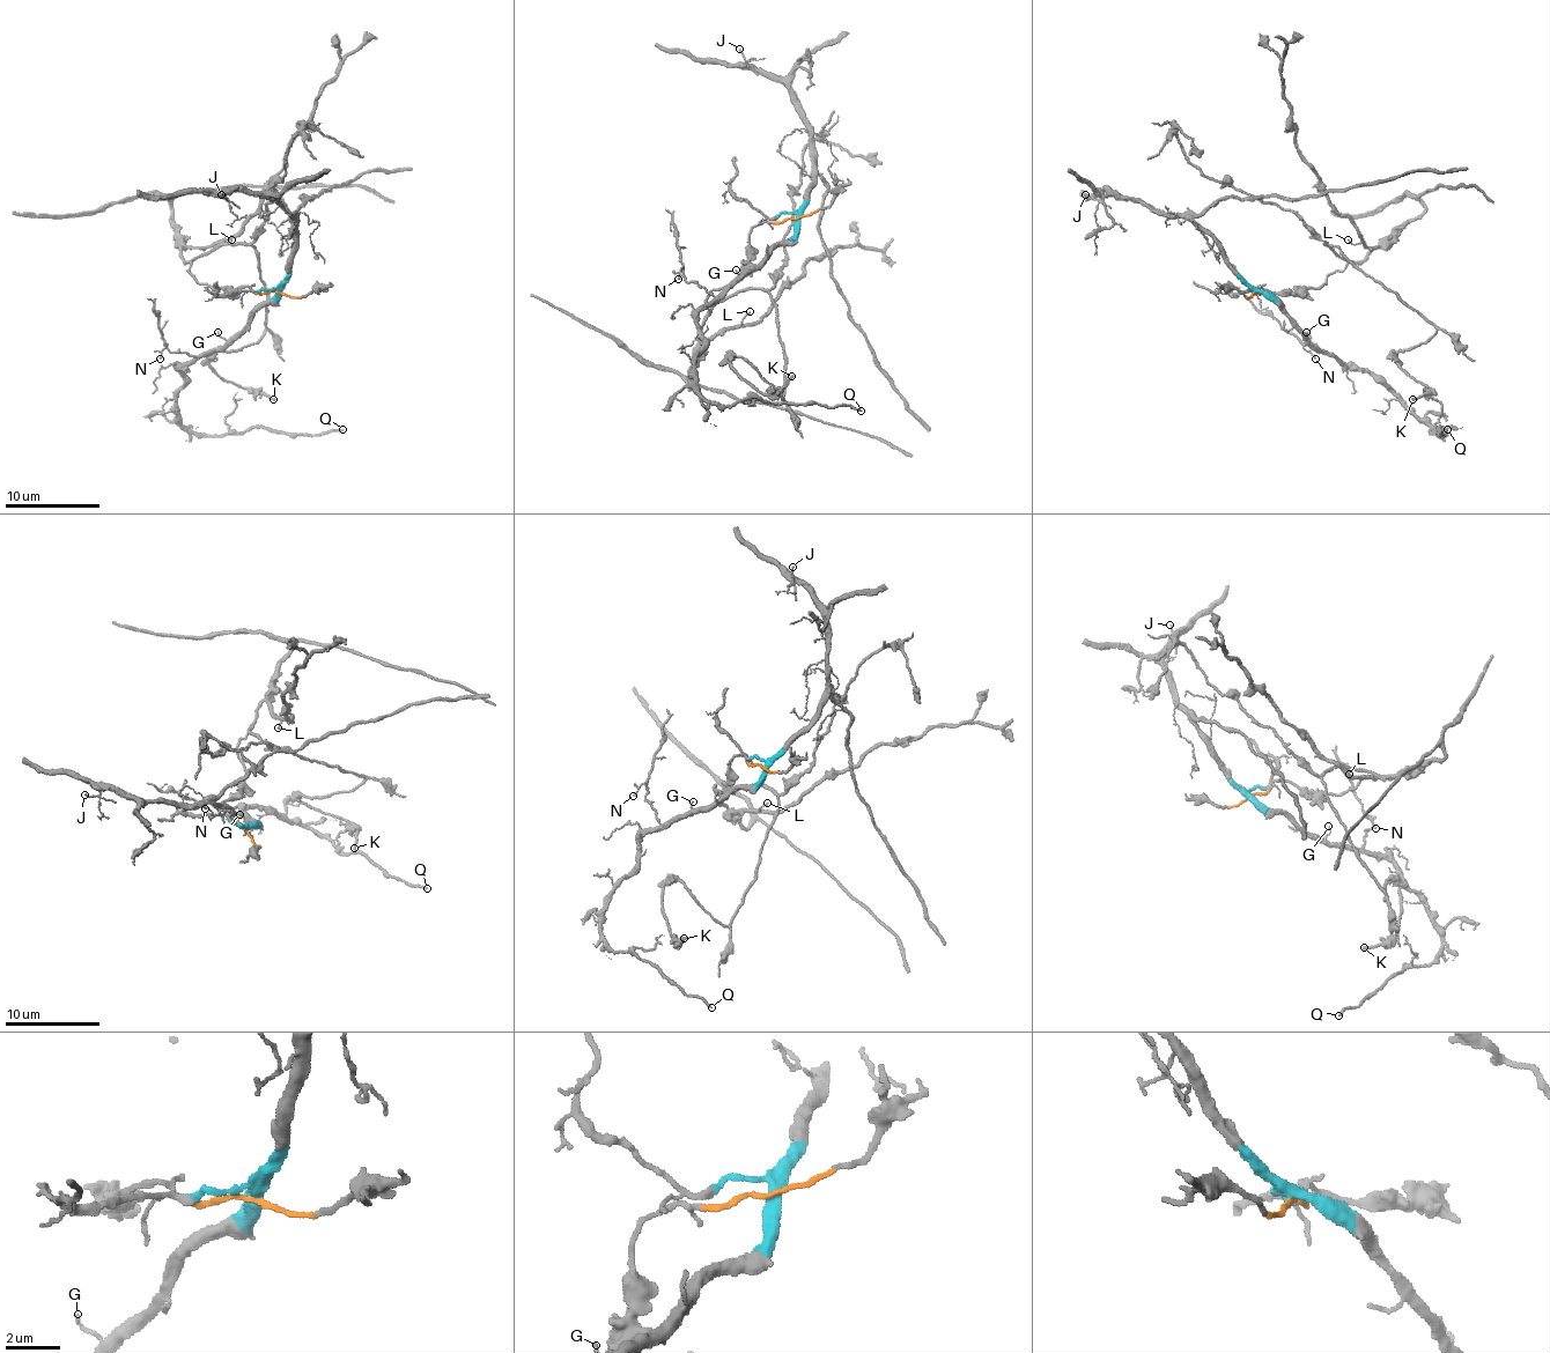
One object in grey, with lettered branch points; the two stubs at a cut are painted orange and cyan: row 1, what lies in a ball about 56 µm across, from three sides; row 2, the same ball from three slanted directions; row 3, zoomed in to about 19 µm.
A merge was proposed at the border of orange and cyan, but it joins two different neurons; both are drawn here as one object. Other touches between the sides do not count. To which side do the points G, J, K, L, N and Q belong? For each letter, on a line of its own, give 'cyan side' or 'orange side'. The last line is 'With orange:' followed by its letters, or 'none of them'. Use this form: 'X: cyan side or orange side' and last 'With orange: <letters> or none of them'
G: cyan side
J: cyan side
K: orange side
L: orange side
N: cyan side
Q: cyan side
With orange: K, L

